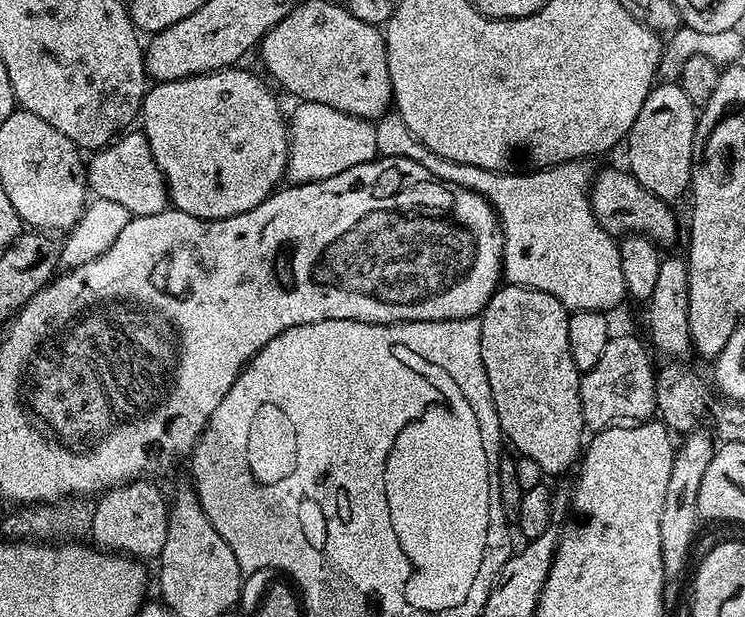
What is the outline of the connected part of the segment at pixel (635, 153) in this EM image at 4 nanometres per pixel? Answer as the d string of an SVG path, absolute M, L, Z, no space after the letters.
M657 83L646 94L646 102L642 102L642 110L638 110L638 118L634 118L634 126L628 131L626 147L628 147L627 171L631 172L650 194L669 202L676 202L680 195L689 191L692 182L692 165L696 150L696 122L698 119L697 105L690 98L686 98L686 90L680 88L679 83Z

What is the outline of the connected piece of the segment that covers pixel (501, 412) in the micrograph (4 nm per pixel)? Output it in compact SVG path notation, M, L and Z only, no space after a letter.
M508 284L497 287L496 293L478 317L482 326L482 366L486 366L486 378L490 382L490 394L503 439L507 443L509 440L519 455L538 462L545 477L560 476L571 468L573 471L586 444L586 425L580 397L582 373L574 366L574 358L570 358L569 315L568 309L558 302L558 298L542 290Z

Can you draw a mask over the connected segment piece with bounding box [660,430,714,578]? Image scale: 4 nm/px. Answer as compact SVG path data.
M693 430L683 437L684 445L672 457L670 483L666 486L666 499L662 501L660 515L660 537L662 538L662 566L665 577L676 576L688 564L688 551L692 548L692 539L696 536L696 523L702 517L698 510L698 486L702 486L702 477L706 475L706 466L714 451L713 437L701 430Z

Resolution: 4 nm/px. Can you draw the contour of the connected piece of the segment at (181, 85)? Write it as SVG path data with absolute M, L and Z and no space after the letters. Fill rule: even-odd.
M229 66L220 68L217 72L187 76L181 80L161 80L153 83L144 93L138 124L148 140L150 154L154 158L158 170L164 175L164 185L168 188L171 207L177 212L185 212L194 218L221 220L222 218L234 218L238 214L246 214L250 210L254 210L254 206L258 206L267 196L272 195L281 187L288 171L288 120L286 112L280 109L275 94L254 73L247 72L244 66Z

